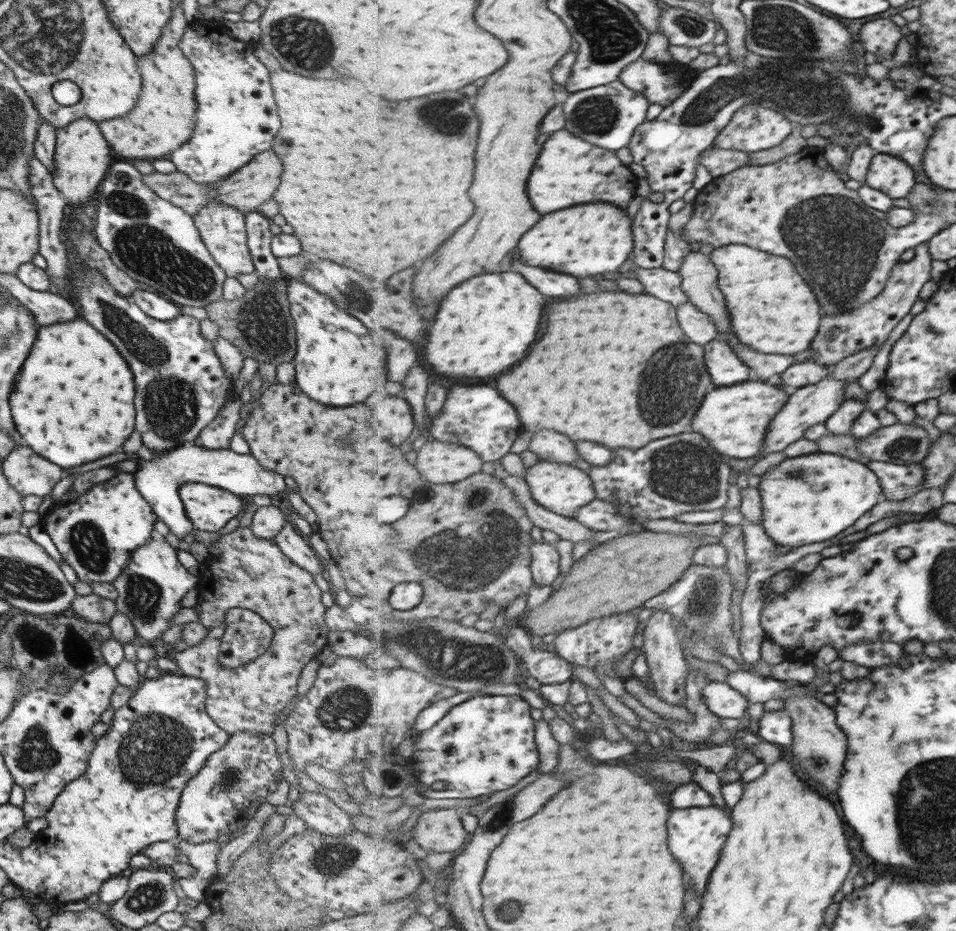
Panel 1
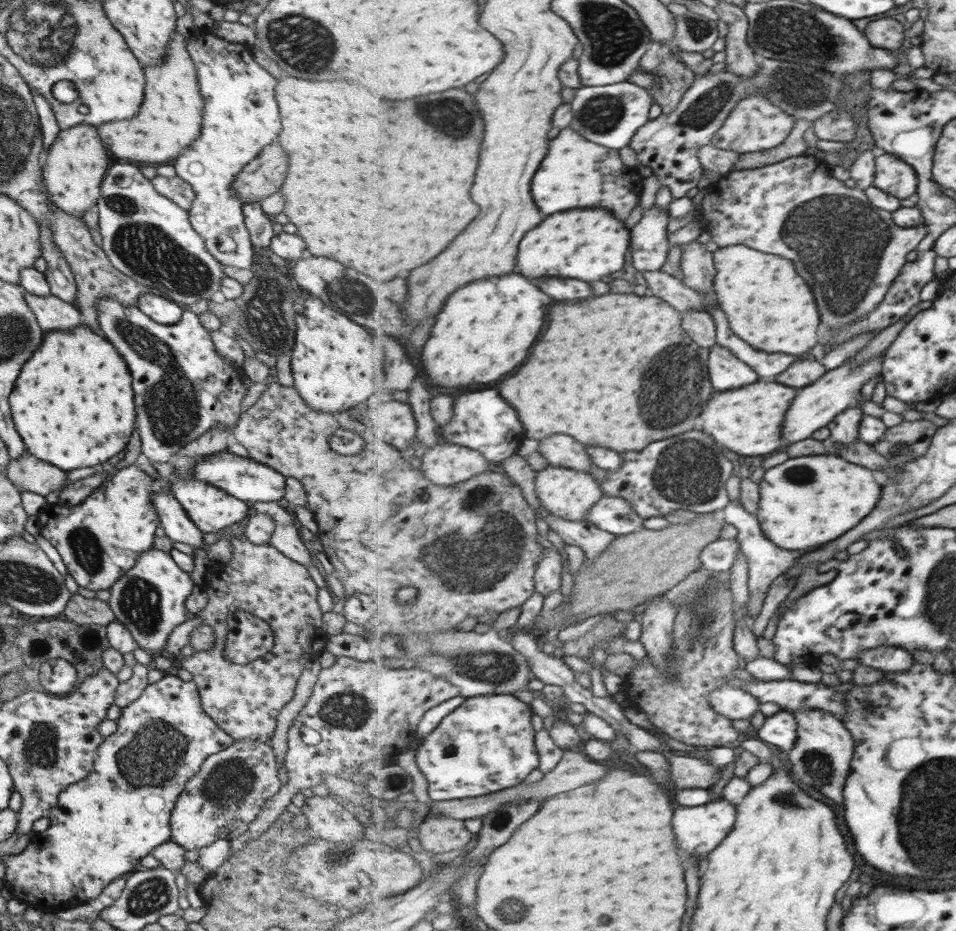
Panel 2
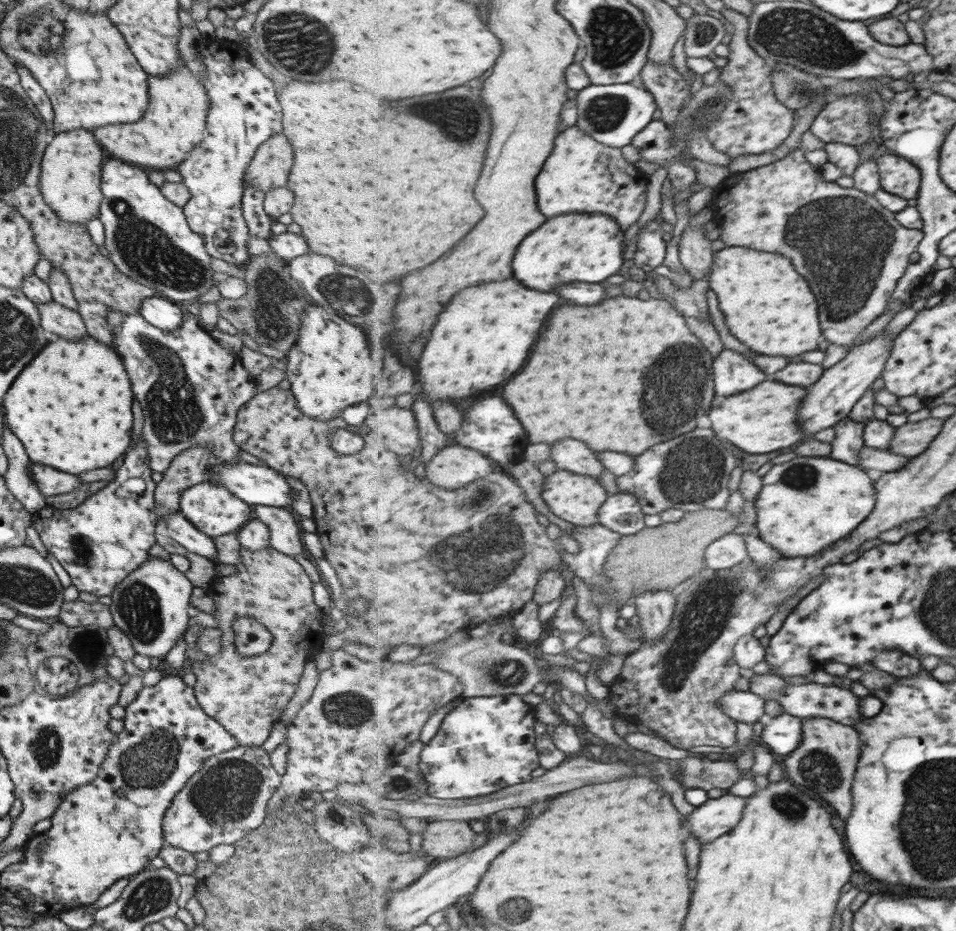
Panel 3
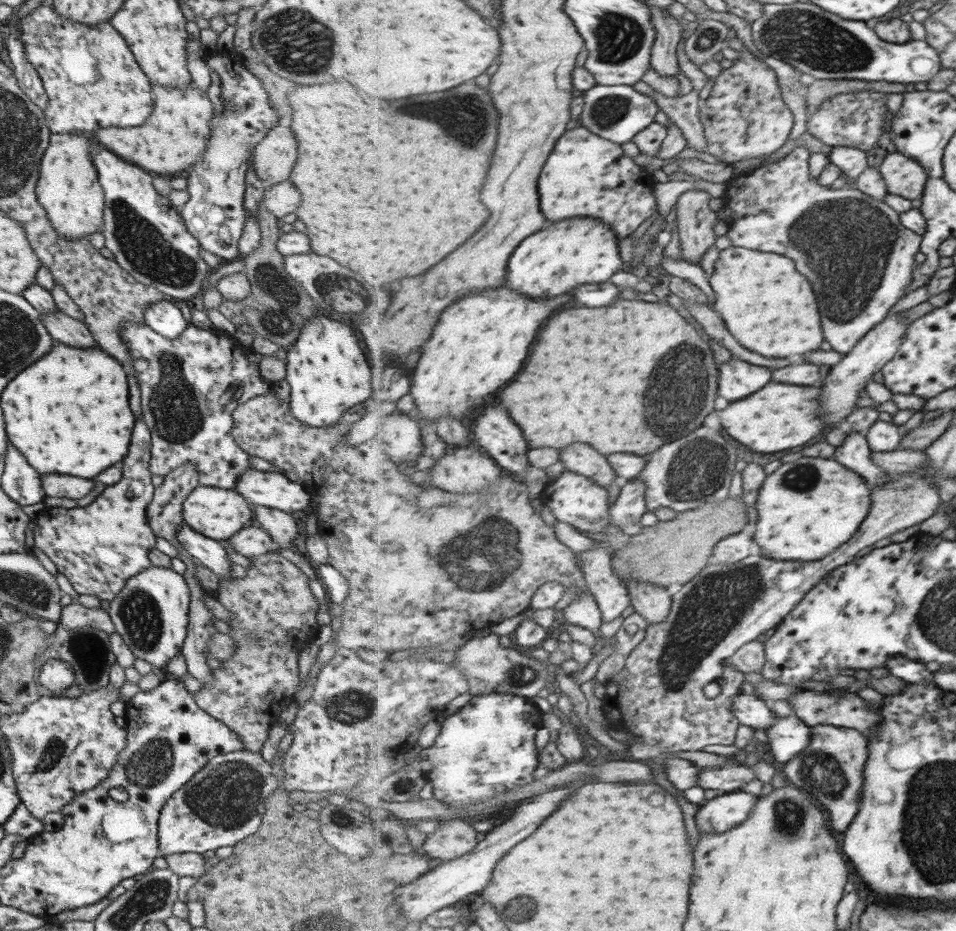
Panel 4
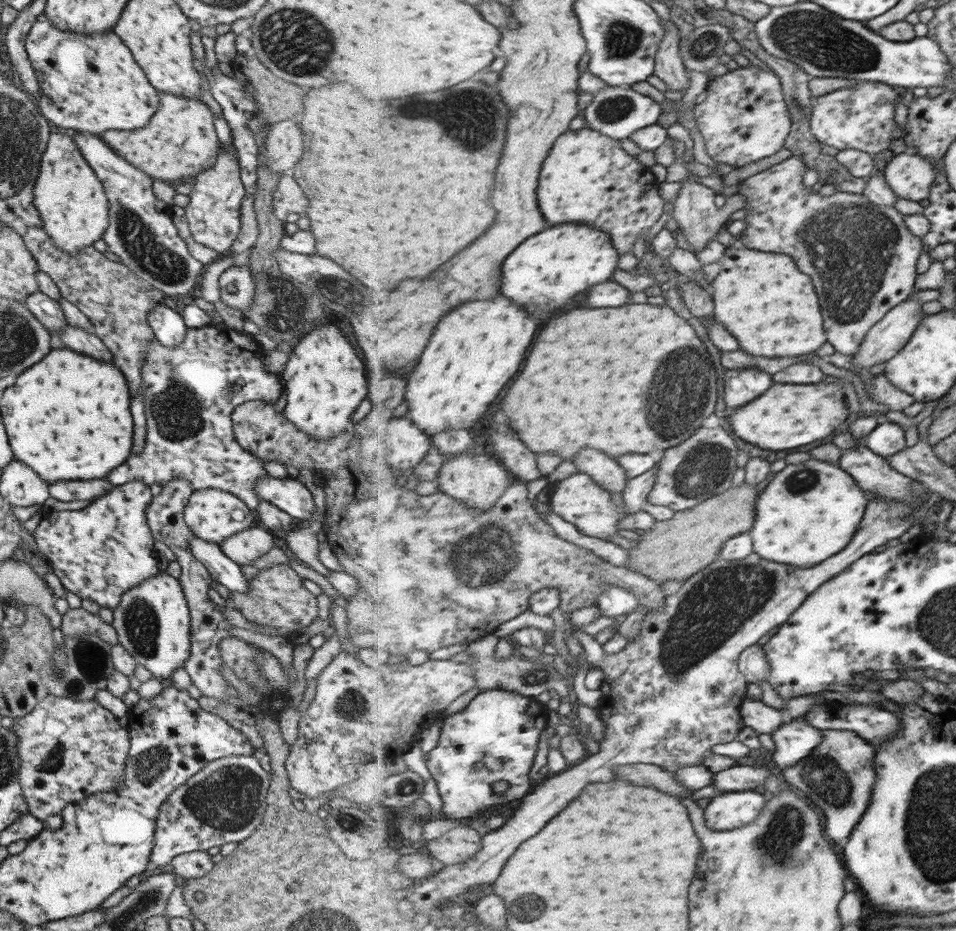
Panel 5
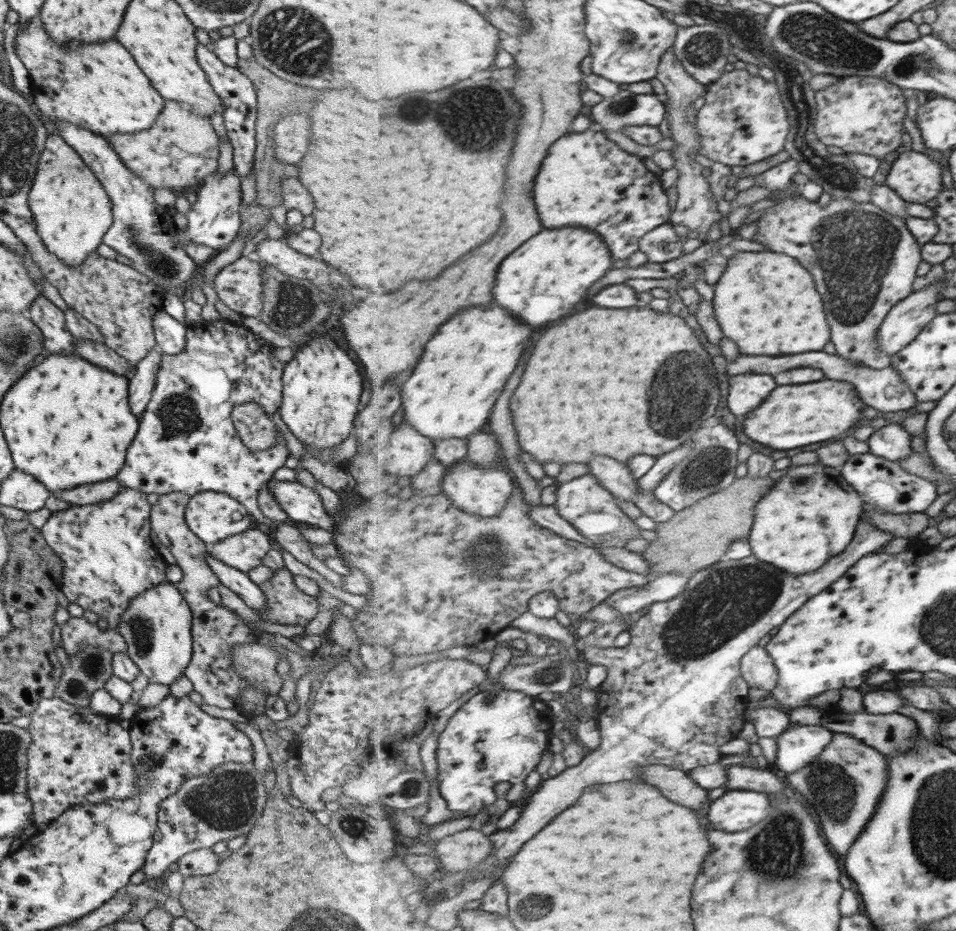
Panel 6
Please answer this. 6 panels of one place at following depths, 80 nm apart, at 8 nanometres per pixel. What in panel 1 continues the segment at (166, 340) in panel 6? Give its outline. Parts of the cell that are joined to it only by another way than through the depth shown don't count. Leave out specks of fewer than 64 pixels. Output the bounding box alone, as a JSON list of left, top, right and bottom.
[129,287,180,321]

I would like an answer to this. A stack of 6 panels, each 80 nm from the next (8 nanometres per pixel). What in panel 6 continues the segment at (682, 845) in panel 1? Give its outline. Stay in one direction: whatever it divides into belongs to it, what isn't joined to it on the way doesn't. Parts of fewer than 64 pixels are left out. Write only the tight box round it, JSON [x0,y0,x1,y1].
[707,790,770,832]

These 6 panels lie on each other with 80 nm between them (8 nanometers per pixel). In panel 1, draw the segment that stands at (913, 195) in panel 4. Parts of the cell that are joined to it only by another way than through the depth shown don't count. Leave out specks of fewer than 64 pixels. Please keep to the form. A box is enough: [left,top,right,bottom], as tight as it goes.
[867,153,917,199]

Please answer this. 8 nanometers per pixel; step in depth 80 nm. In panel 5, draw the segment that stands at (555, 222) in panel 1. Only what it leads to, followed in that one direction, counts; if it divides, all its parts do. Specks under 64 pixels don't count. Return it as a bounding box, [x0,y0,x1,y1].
[503,225,619,320]

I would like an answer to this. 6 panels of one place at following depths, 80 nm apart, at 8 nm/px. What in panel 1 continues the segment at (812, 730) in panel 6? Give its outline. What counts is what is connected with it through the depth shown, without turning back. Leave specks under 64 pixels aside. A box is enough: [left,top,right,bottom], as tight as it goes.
[755,710,793,748]

